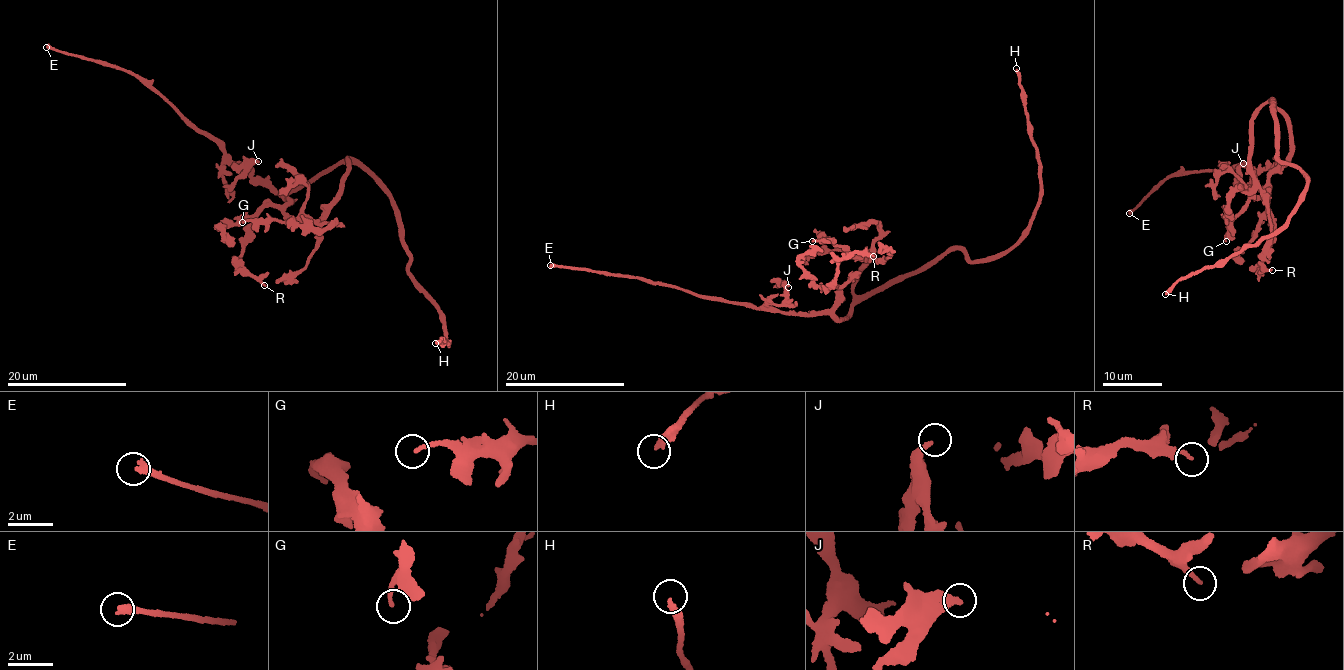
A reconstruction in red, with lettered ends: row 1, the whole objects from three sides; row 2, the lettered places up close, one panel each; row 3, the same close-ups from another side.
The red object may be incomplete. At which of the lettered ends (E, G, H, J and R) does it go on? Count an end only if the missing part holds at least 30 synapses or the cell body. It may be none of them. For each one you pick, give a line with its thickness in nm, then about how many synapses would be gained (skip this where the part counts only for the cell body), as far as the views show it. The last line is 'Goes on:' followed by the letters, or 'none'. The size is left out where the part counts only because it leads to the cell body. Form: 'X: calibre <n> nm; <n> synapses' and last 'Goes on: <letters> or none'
E: calibre 320 nm; 350 synapses
Goes on: E

